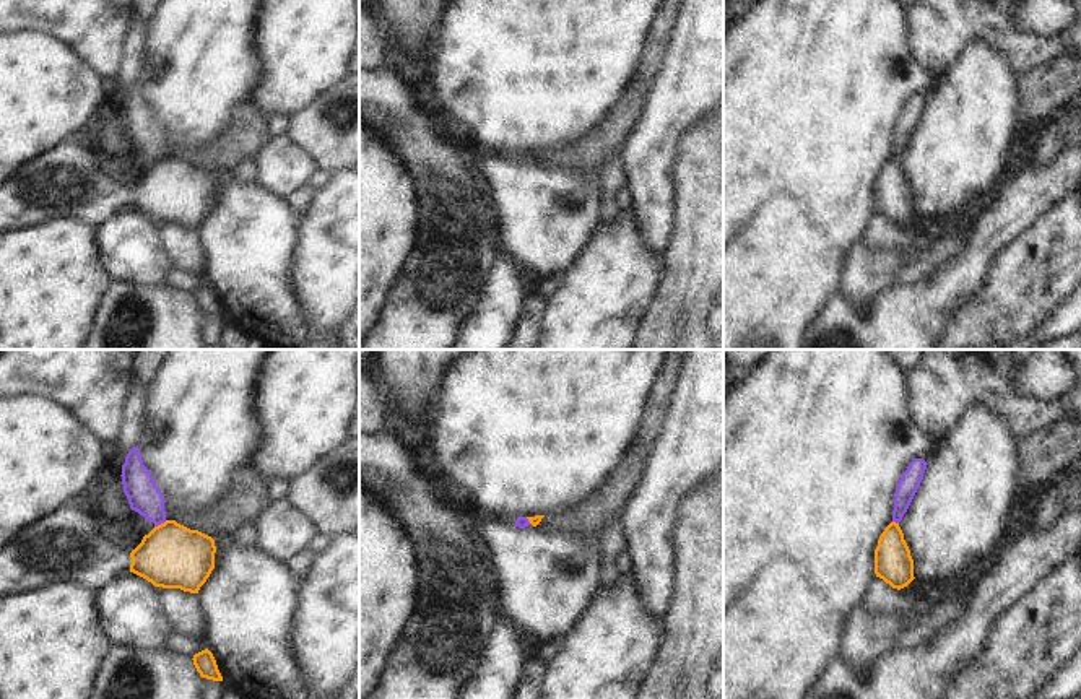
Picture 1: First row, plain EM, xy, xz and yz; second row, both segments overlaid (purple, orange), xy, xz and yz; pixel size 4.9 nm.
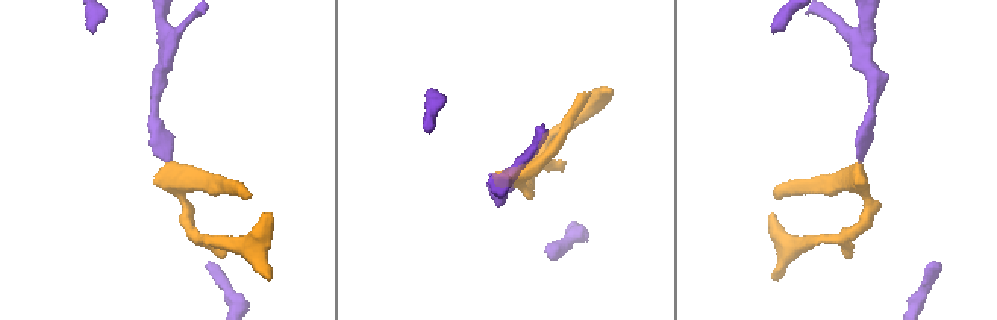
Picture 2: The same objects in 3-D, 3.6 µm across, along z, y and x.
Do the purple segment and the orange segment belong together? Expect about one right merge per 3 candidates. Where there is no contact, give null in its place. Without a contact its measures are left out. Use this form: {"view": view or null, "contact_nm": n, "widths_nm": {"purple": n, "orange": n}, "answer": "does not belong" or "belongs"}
{"view": "xy", "contact_nm": 70, "widths_nm": {"purple": 160, "orange": 320}, "answer": "does not belong"}

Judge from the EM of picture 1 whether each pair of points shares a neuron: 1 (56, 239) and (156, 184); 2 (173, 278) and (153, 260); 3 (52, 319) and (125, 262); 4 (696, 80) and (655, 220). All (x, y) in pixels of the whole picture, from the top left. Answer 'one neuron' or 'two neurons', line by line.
1: two neurons
2: two neurons
3: two neurons
4: one neuron

